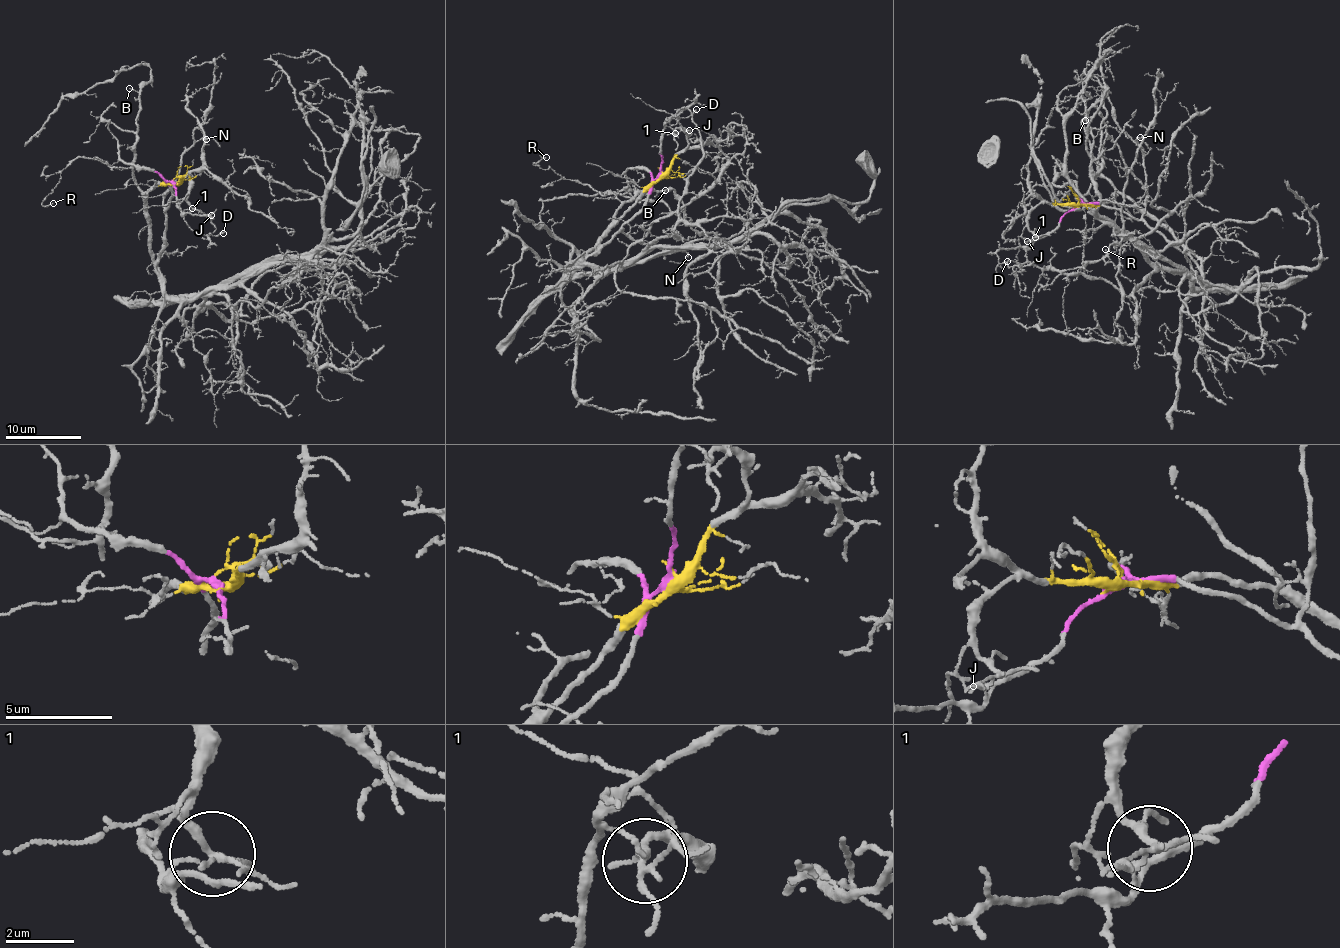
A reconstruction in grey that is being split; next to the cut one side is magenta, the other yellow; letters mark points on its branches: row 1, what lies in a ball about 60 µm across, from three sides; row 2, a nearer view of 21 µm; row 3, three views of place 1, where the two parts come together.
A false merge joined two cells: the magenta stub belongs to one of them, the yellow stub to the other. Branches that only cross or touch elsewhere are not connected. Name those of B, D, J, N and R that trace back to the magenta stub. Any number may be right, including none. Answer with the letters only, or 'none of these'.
D, N

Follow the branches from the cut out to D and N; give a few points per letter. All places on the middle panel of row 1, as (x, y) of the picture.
D: (661, 175), (660, 142), (665, 120), (673, 125), (695, 110)
N: (661, 175), (656, 176), (645, 206), (622, 229), (646, 245), (682, 250), (688, 257)

